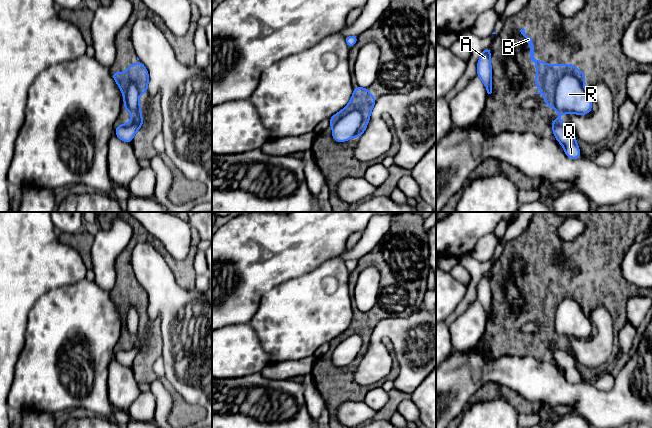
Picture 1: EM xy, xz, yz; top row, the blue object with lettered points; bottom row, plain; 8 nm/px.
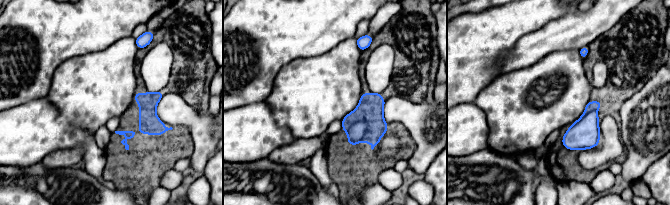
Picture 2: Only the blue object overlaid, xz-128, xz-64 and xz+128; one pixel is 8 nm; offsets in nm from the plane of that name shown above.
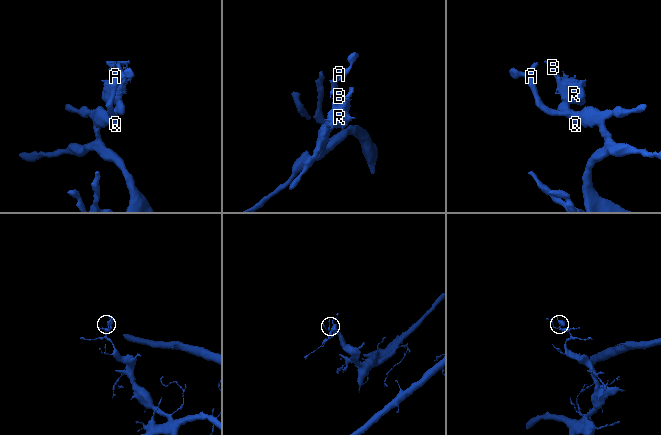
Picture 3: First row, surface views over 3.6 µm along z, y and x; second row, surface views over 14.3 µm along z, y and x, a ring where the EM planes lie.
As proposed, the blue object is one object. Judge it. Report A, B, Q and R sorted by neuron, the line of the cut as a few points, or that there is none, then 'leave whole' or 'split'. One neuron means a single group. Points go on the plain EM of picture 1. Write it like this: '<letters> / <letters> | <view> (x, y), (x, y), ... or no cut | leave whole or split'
A Q R / B | xz (362, 338), (357, 334), (352, 334), (343, 339), (332, 350) | split

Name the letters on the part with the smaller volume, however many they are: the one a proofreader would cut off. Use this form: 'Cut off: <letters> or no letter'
Cut off: B

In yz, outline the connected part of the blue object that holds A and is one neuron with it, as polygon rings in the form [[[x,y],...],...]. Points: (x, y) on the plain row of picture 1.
[[[491,271],[483,274],[477,287],[477,300],[482,304],[487,317],[492,317],[492,289],[490,287]]]

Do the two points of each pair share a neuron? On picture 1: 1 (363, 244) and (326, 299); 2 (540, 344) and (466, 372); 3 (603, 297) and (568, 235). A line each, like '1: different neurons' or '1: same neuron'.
1: different neurons
2: different neurons
3: different neurons

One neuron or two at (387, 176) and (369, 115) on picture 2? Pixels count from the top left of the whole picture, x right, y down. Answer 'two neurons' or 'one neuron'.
two neurons

